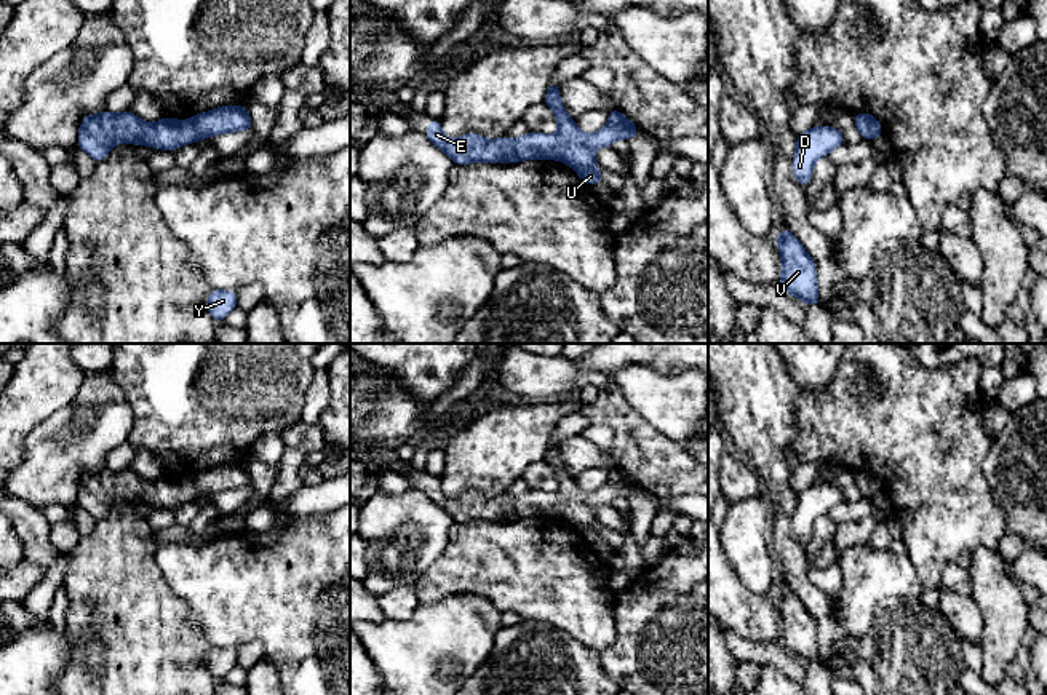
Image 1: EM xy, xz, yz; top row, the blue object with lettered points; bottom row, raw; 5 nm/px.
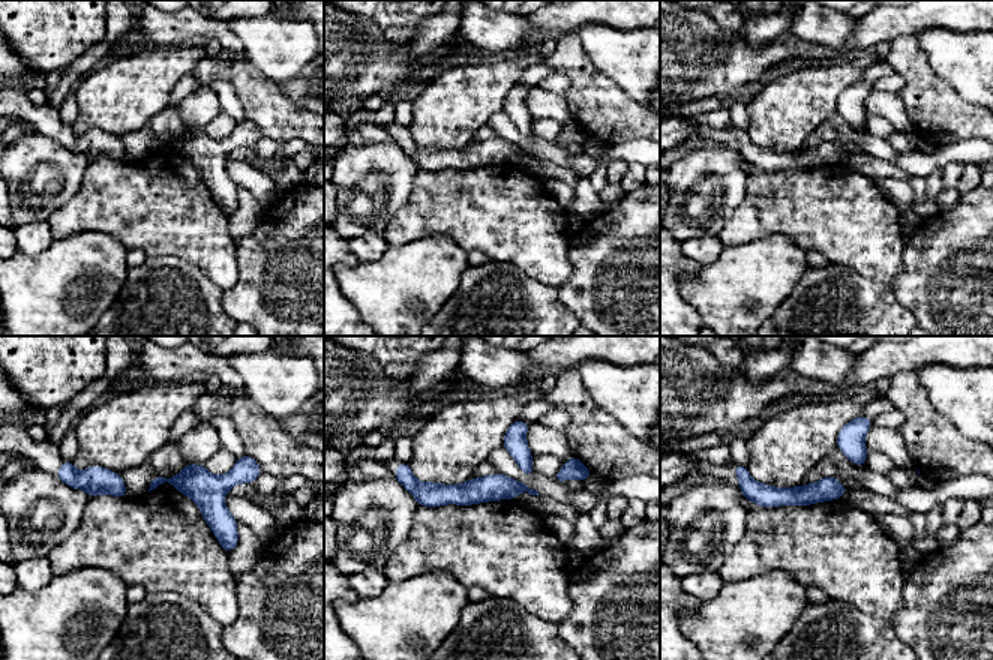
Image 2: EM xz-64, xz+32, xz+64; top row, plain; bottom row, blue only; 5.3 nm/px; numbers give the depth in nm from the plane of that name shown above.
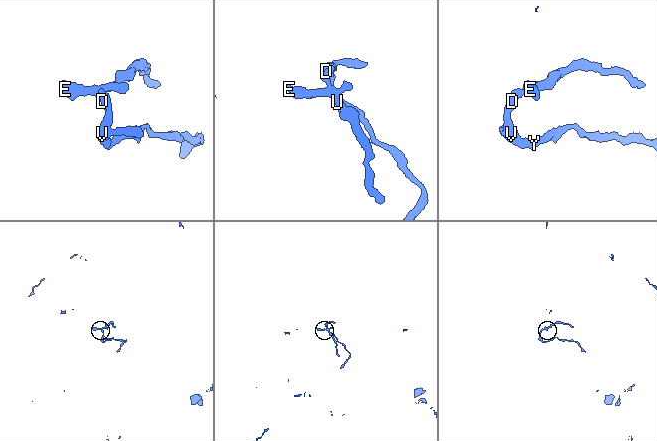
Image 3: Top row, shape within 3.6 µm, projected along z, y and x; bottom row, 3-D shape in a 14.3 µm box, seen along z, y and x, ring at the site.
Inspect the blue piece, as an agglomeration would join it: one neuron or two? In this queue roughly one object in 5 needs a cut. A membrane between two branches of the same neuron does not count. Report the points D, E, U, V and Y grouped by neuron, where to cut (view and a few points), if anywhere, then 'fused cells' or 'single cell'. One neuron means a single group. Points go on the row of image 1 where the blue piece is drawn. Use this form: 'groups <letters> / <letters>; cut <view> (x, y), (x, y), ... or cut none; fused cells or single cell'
groups D E U V Y; cut none; single cell

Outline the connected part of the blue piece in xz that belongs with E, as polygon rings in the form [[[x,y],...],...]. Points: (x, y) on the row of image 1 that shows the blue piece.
[[[550,83],[543,102],[553,110],[559,131],[555,136],[529,131],[523,137],[486,139],[475,133],[467,133],[457,139],[448,139],[441,131],[441,120],[432,118],[424,136],[441,152],[451,157],[454,165],[516,163],[523,160],[558,160],[575,169],[590,187],[599,184],[604,176],[596,169],[593,152],[611,147],[617,139],[639,134],[639,129],[623,113],[612,107],[606,126],[591,134],[579,129],[567,115],[559,99],[559,85]]]

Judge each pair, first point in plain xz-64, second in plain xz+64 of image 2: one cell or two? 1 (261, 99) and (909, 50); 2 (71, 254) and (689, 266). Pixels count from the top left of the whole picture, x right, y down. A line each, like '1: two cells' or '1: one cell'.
1: one cell
2: two cells

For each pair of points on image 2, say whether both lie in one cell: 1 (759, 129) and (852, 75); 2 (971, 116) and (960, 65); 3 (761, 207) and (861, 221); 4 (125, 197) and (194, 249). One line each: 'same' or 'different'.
1: same
2: different
3: same
4: same

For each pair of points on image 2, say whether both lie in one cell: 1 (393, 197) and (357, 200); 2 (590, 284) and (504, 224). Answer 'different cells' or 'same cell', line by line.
1: same cell
2: different cells

